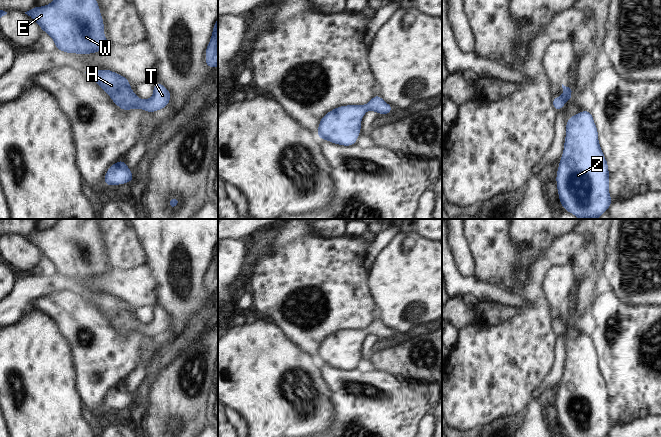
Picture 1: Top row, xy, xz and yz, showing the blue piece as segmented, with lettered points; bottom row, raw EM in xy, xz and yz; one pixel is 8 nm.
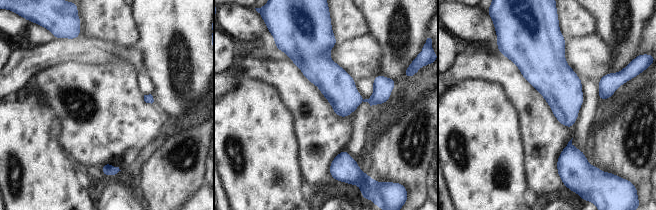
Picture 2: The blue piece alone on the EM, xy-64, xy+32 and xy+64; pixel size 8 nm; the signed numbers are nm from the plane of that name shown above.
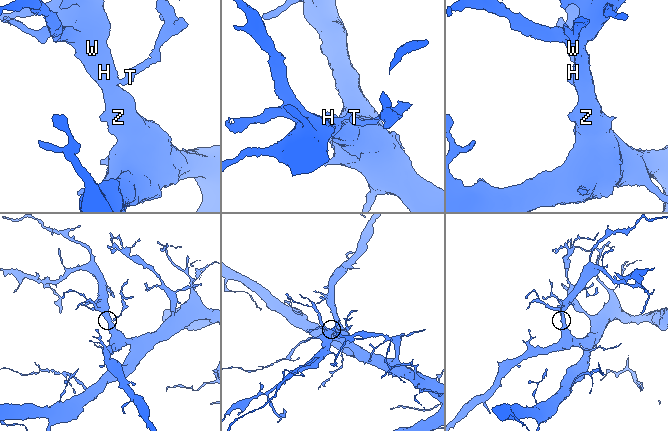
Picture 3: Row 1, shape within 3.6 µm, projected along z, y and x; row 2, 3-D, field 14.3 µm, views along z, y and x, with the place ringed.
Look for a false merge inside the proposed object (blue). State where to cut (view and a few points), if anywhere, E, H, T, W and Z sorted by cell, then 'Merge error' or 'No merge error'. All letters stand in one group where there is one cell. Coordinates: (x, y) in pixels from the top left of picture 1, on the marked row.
No split. Groups: E H T W Z. No merge error.

